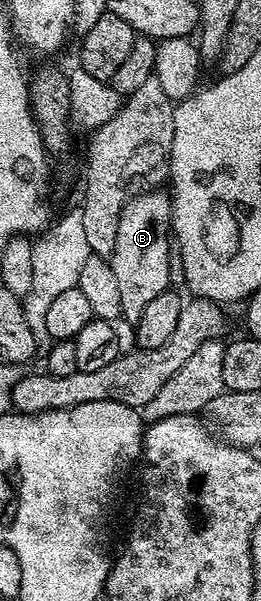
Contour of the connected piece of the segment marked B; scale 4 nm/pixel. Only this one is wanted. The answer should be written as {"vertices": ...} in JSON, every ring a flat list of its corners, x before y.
{"vertices":[[145,190,134,195,119,218,114,250,107,257,115,282,119,282,121,315,129,322,136,322,143,310,159,294,170,291,169,258,173,231,173,201,168,191]]}

